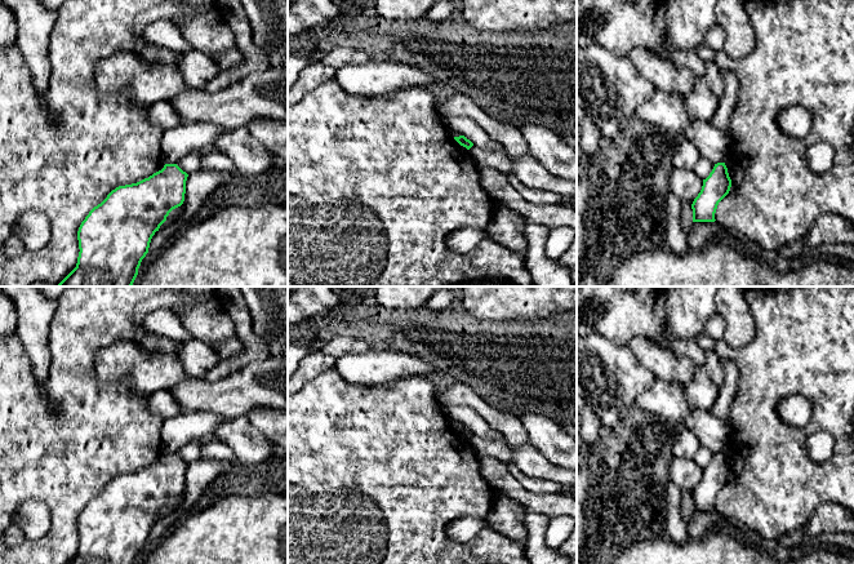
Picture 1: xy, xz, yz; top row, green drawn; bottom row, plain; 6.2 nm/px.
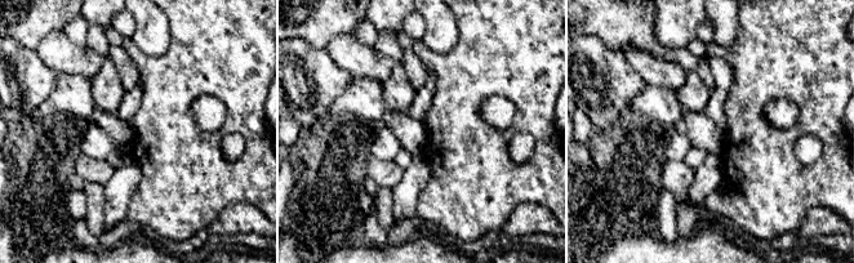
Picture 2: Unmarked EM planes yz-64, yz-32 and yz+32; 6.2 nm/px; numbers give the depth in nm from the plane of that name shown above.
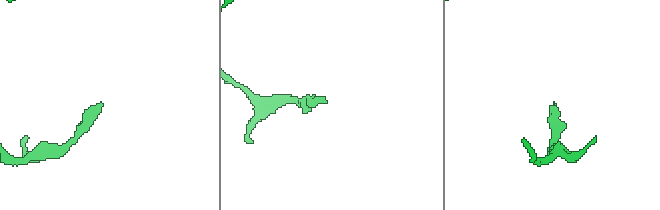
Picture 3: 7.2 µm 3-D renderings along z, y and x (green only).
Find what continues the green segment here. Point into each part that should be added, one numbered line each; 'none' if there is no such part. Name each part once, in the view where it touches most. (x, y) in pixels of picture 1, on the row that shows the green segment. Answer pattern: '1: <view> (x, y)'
none

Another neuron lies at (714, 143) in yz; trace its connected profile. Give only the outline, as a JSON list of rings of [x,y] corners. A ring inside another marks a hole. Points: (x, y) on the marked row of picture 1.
[[[693,120],[688,136],[702,157],[708,159],[712,164],[726,161],[731,145],[729,133],[713,126],[710,121]]]

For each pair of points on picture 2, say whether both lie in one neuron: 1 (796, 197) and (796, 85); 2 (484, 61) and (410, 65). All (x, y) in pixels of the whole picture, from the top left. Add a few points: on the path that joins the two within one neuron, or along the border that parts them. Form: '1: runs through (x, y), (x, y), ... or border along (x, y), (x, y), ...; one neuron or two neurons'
1: runs through (787, 169), (787, 141), (805, 123), (805, 114); one neuron
2: border along (412, 49), (427, 67); two neurons

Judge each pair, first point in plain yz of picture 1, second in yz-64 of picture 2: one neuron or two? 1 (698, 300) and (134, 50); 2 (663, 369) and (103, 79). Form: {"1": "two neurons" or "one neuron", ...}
{"1": "one neuron", "2": "two neurons"}

